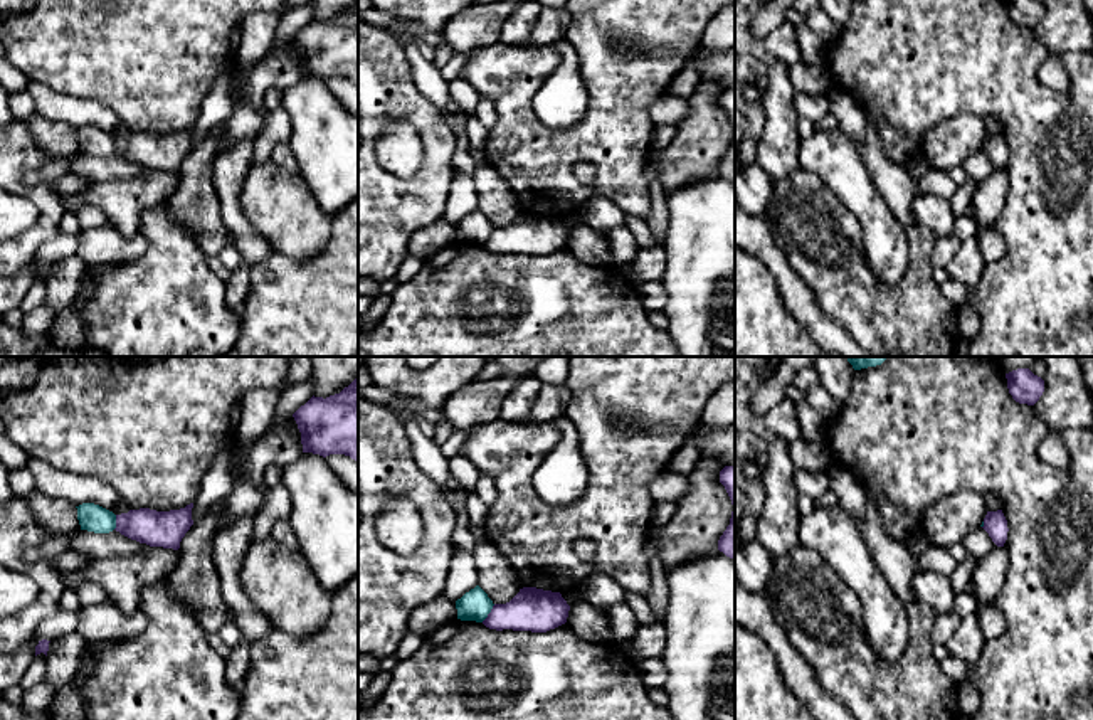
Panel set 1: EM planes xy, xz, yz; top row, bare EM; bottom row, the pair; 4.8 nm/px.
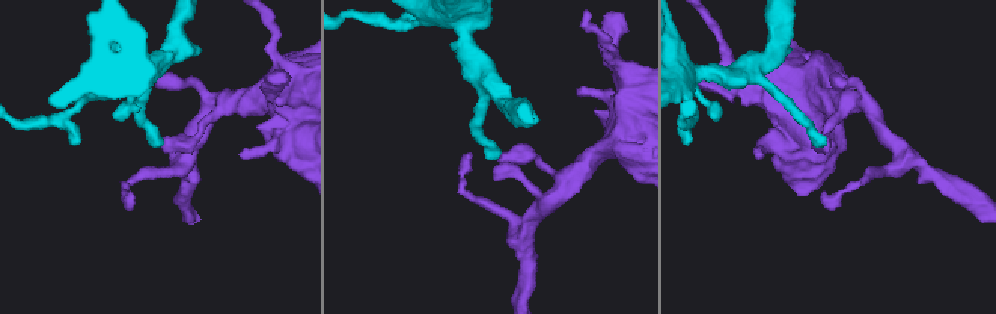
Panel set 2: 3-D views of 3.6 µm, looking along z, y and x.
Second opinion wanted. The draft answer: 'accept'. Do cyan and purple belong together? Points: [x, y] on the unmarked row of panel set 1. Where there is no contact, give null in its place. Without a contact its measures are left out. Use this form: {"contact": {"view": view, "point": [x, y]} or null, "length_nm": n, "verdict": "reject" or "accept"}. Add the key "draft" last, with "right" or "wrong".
{"contact": {"view": "xz", "point": [490, 234]}, "length_nm": 110, "verdict": "reject", "draft": "wrong"}

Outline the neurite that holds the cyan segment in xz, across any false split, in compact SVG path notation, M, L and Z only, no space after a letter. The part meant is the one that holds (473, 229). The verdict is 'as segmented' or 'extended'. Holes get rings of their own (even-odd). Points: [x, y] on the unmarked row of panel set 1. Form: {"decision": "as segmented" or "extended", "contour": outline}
{"decision": "as segmented", "contour": "M476 209L456 224L457 242L483 246L493 232L493 224Z"}

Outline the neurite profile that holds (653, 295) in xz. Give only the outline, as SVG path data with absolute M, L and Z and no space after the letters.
M641 281L637 289L647 311L663 311L666 304L666 289L661 281Z

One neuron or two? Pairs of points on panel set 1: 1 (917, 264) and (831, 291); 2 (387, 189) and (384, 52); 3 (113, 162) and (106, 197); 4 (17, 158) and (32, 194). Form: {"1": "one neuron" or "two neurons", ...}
{"1": "one neuron", "2": "one neuron", "3": "two neurons", "4": "one neuron"}

